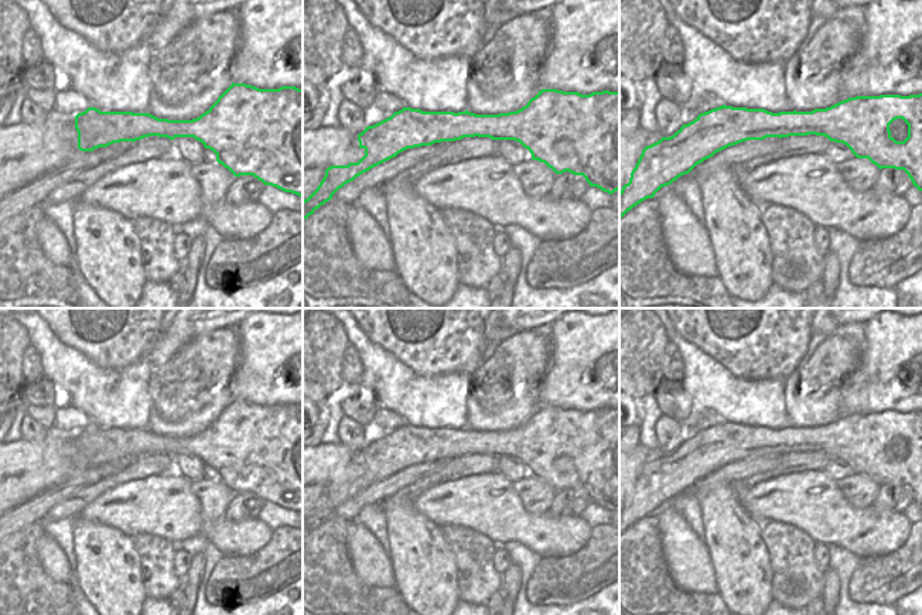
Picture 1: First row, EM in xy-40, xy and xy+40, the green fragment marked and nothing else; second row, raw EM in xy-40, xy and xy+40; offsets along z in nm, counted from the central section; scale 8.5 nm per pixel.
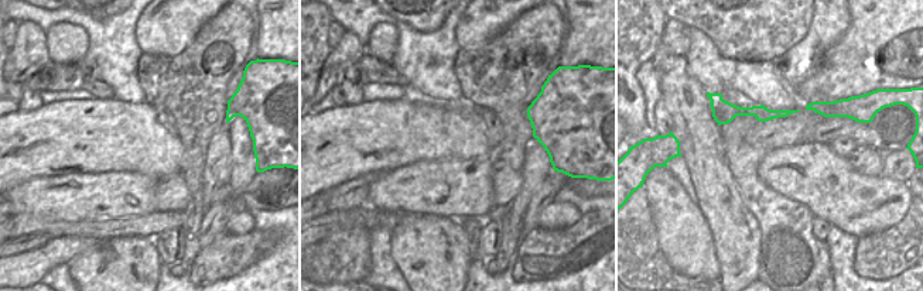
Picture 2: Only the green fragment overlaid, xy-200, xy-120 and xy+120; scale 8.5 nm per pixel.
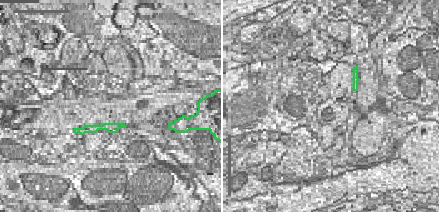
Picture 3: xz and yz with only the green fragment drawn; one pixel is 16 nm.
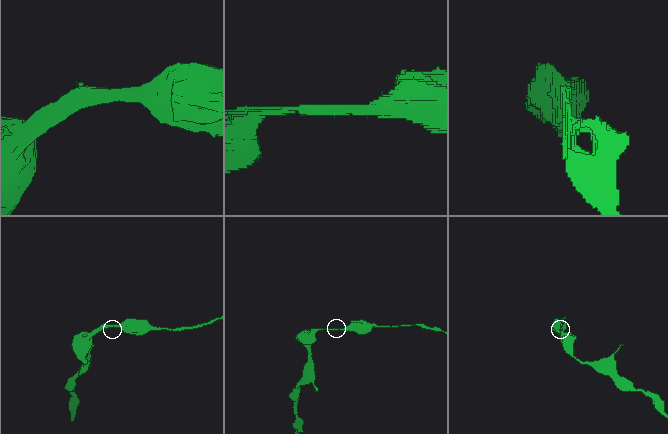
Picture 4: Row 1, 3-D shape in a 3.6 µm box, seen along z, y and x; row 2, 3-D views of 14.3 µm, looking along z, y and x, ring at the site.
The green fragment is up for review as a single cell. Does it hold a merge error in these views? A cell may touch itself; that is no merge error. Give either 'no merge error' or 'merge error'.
no merge error

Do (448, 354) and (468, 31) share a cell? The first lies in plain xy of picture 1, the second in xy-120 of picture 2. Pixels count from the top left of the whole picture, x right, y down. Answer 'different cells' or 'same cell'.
different cells

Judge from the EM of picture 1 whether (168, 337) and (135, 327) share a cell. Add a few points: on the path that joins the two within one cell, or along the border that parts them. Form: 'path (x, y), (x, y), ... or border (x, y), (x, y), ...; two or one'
border (160, 334), (147, 358); two

